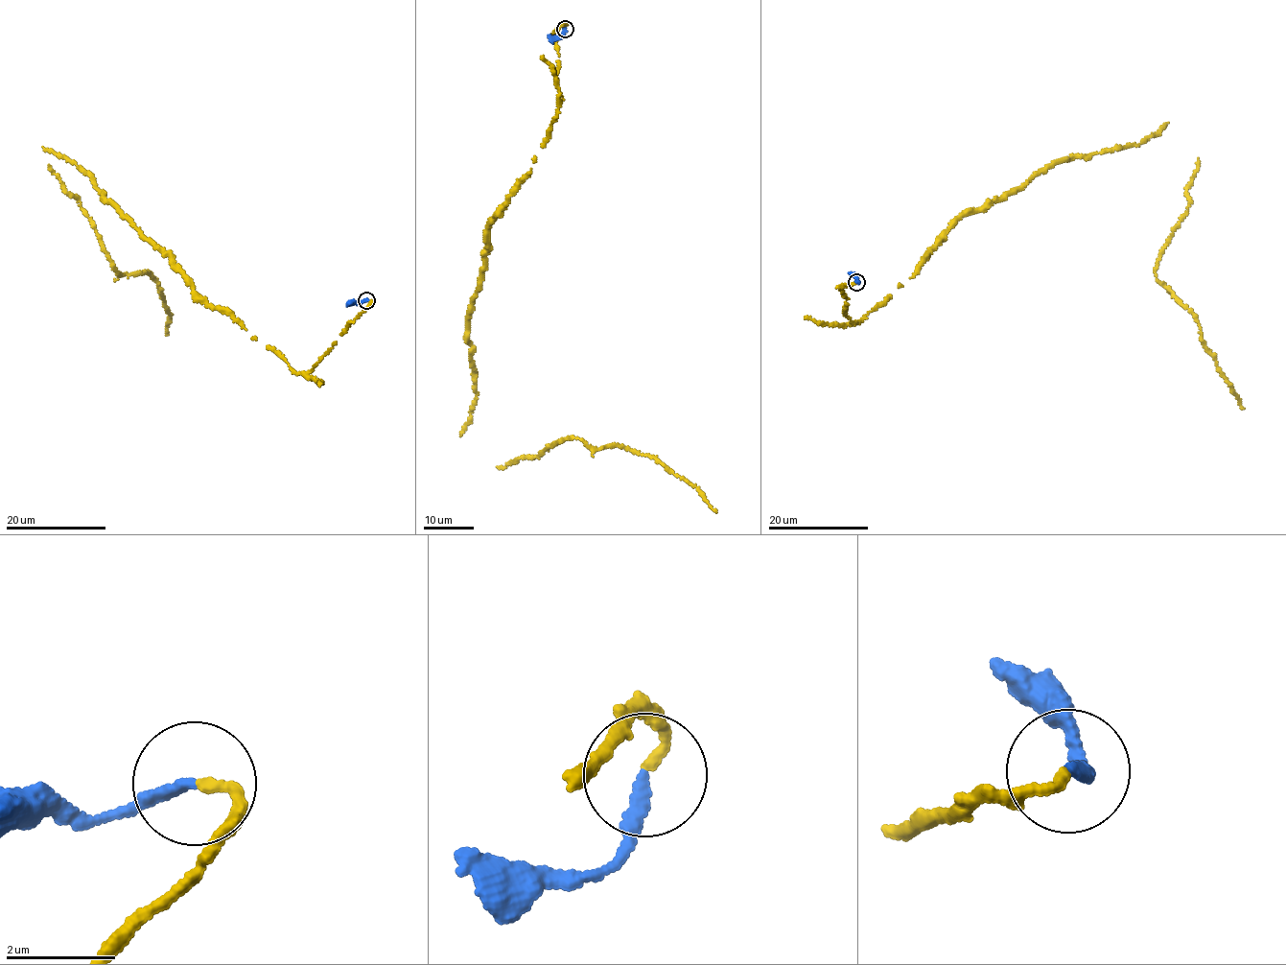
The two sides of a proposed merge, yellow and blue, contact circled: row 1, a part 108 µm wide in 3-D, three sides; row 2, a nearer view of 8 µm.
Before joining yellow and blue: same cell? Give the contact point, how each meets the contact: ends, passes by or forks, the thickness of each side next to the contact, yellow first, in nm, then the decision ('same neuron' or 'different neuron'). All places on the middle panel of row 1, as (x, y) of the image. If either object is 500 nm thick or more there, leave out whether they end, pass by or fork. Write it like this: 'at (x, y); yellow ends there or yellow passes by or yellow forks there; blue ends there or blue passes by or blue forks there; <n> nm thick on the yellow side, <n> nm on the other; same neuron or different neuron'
at (565, 29); yellow ends there; blue ends there; 190 nm thick on the yellow side, 240 nm on the other; same neuron

